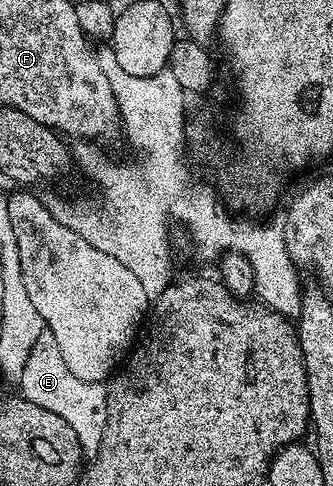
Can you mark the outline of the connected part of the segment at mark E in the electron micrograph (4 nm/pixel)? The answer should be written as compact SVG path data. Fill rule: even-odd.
M44 329L38 336L34 347L30 350L26 367L18 381L20 394L24 399L41 406L44 410L53 411L60 418L69 423L79 440L81 451L88 456L93 456L101 444L101 430L103 421L106 418L106 402L108 401L107 385L100 381L84 382L75 377L66 362L63 361L62 350L55 341L54 334Z

